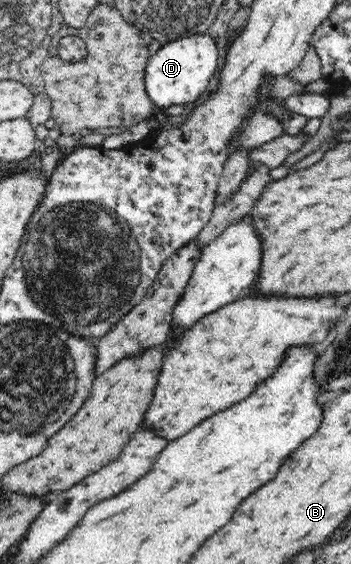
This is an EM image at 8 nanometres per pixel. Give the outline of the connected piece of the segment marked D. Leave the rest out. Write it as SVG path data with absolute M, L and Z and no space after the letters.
M209 34L189 36L175 40L163 47L155 46L156 53L151 56L144 72L144 83L151 104L161 110L169 110L175 105L187 105L195 102L207 92L209 80L219 72L219 50L216 40Z

